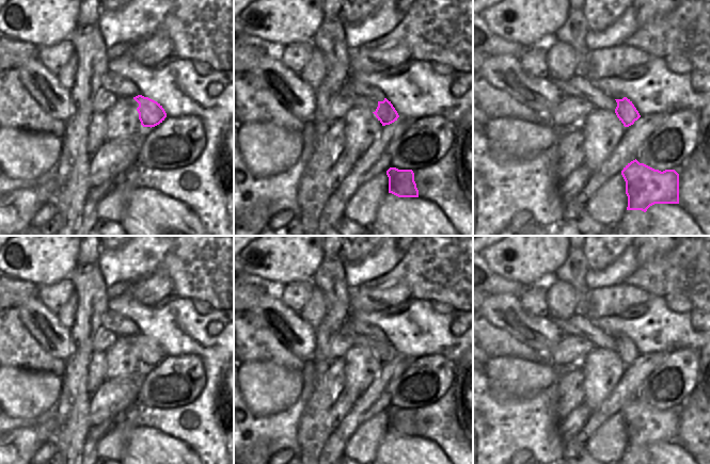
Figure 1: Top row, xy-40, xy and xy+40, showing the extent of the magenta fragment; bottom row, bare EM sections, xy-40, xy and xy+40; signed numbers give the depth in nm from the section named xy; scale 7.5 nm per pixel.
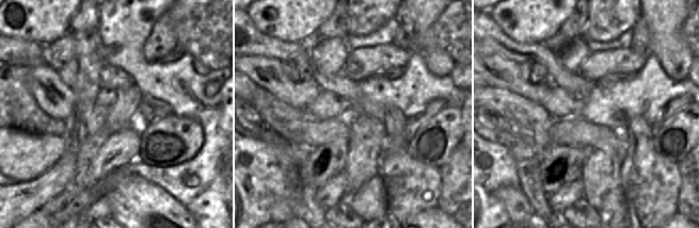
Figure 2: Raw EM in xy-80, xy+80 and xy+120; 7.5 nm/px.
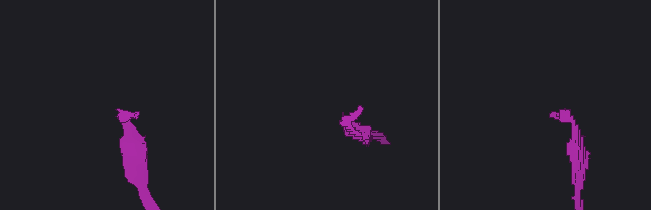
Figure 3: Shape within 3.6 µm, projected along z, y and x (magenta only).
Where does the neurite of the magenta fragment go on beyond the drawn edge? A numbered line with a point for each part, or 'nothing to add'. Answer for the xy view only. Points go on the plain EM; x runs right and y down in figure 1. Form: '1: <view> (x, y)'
1: xy (359, 326)

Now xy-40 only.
1: xy-40 (117, 323)

